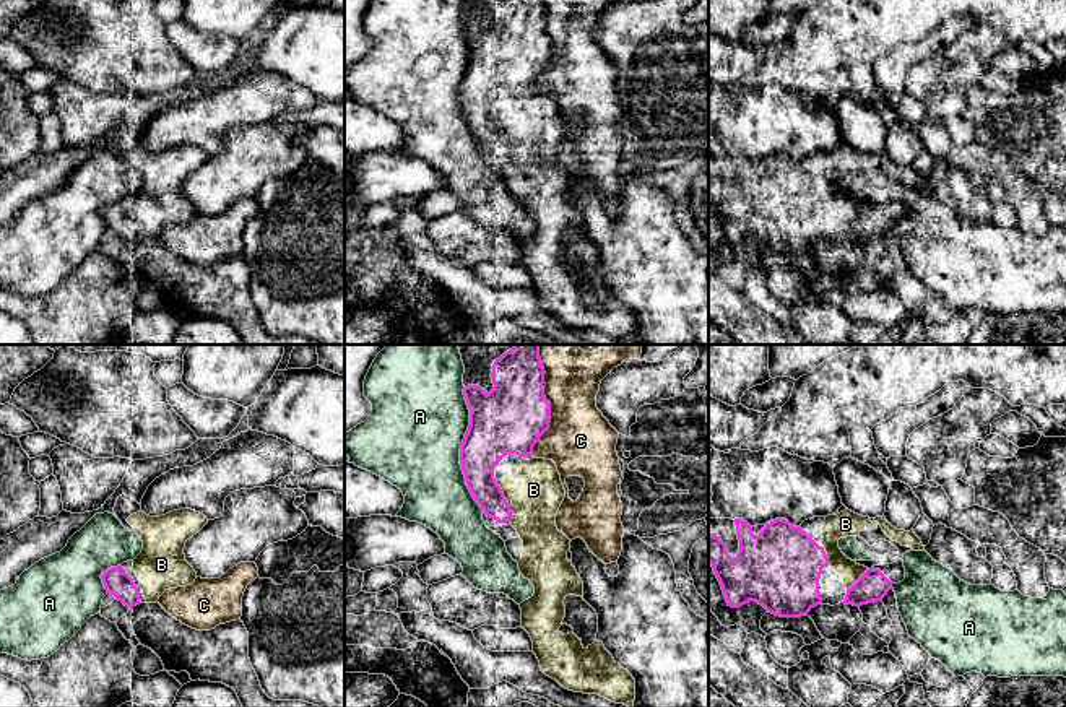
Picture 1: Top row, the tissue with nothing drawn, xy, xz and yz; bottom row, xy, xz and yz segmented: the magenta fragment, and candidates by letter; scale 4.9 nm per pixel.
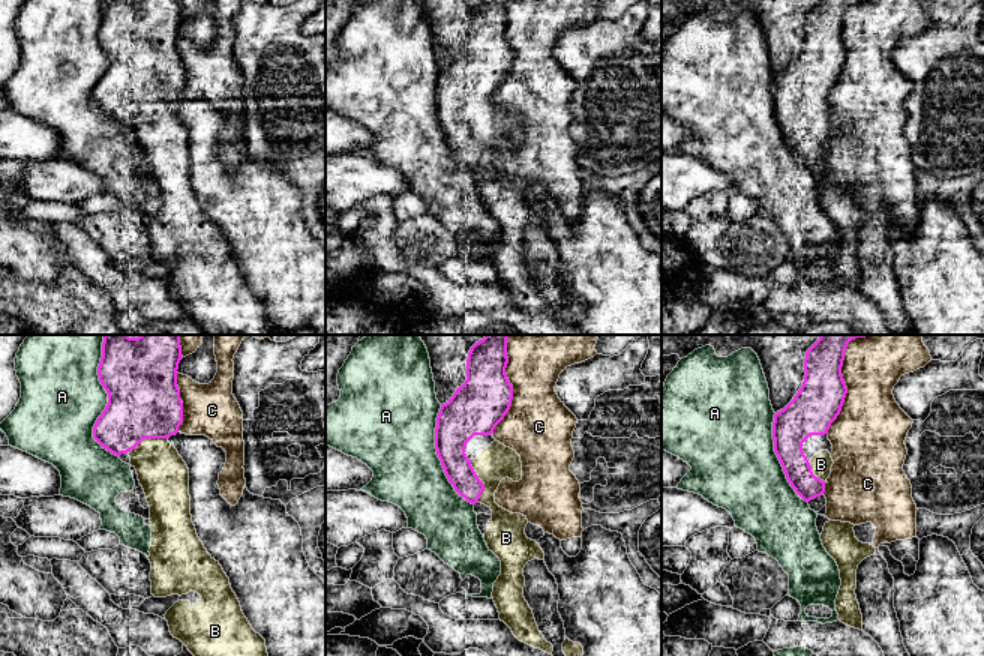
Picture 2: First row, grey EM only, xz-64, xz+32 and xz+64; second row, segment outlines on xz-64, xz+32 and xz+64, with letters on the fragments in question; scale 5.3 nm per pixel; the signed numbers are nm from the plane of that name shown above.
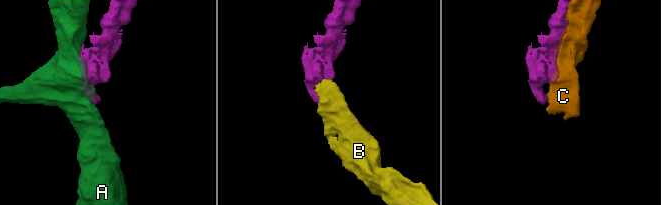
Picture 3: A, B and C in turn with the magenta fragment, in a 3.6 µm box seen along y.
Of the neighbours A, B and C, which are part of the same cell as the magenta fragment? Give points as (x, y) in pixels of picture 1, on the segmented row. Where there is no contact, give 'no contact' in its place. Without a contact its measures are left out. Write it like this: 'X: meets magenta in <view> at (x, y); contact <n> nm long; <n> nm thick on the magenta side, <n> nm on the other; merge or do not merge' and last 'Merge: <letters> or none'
A: meets magenta in xz at (460, 462); contact 500 nm long; 280 nm thick on the magenta side, 460 nm on the other; do not merge
B: meets magenta in xz at (506, 501); contact 220 nm long; 190 nm thick on the magenta side, 280 nm on the other; merge
C: meets magenta in xz at (546, 400); contact 550 nm long; 340 nm thick on the magenta side, 320 nm on the other; do not merge
Merge: B

